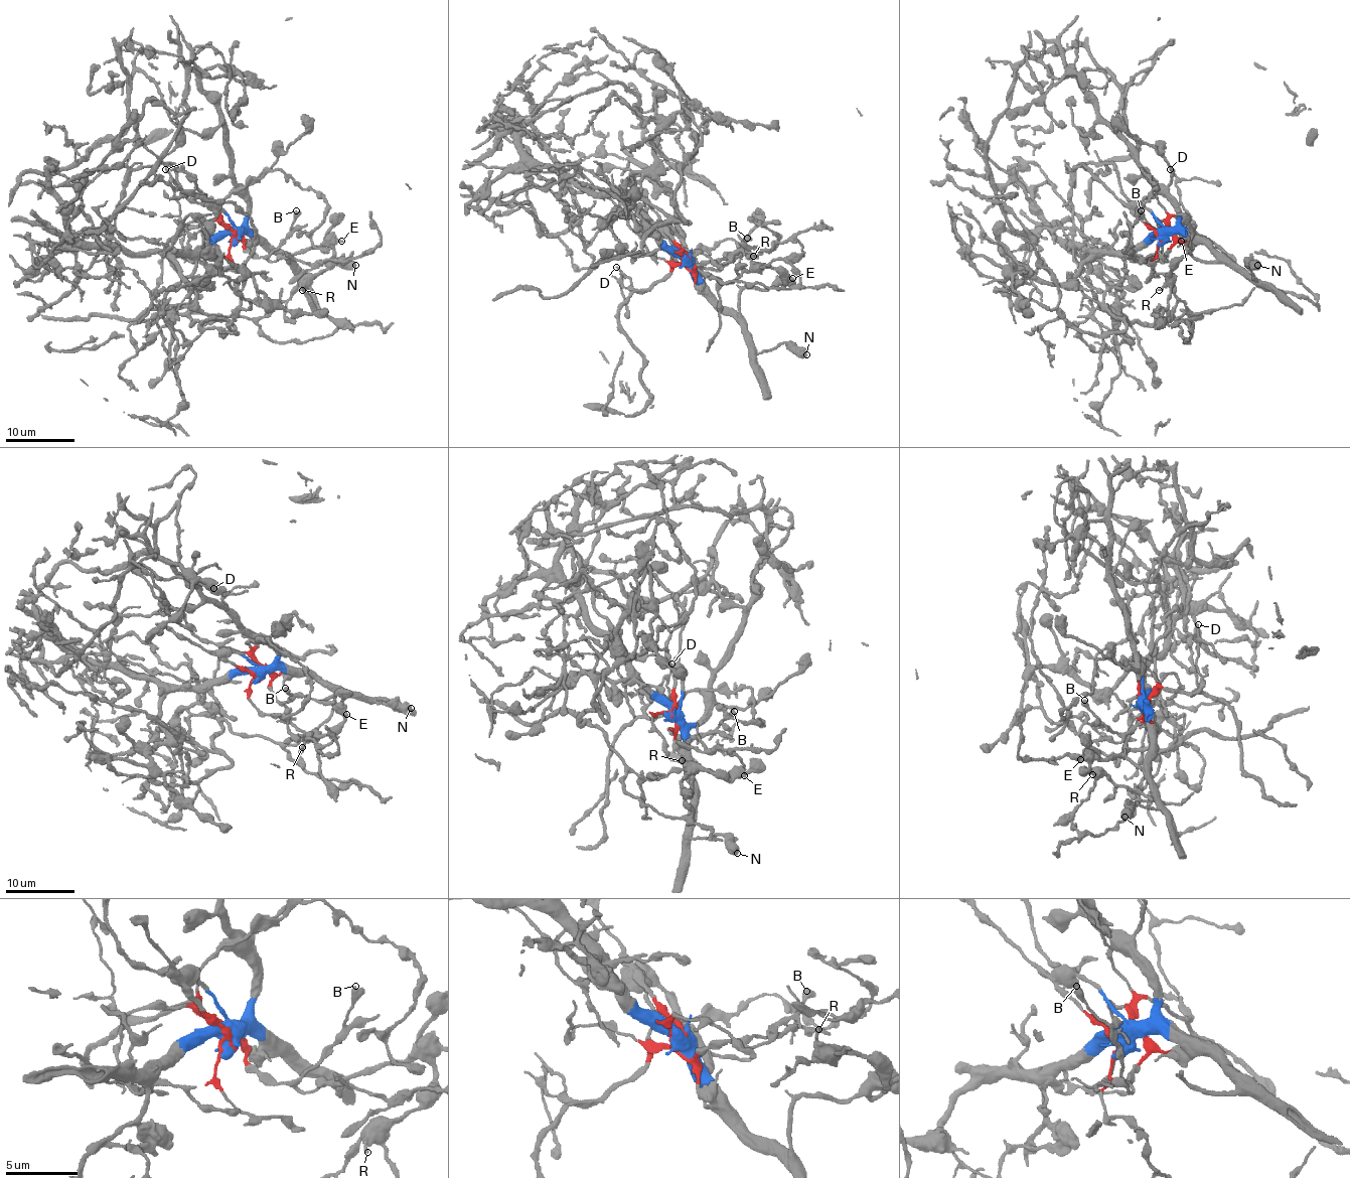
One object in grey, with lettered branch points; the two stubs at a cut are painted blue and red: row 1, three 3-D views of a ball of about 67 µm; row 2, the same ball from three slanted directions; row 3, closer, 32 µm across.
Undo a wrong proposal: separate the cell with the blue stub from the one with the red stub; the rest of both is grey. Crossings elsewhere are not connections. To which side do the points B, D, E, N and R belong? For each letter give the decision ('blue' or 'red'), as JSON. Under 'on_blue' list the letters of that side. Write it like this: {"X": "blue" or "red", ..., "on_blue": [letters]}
{"B": "red", "D": "red", "E": "blue", "N": "blue", "R": "blue", "on_blue": ["E", "N", "R"]}

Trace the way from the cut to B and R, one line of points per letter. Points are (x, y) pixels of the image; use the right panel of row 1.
B: (1163, 236), (1174, 236), (1174, 245), (1165, 257), (1158, 233), (1141, 209)
R: (1163, 236), (1196, 236), (1217, 258), (1199, 262), (1191, 255), (1192, 248), (1187, 245), (1167, 283), (1158, 289)

